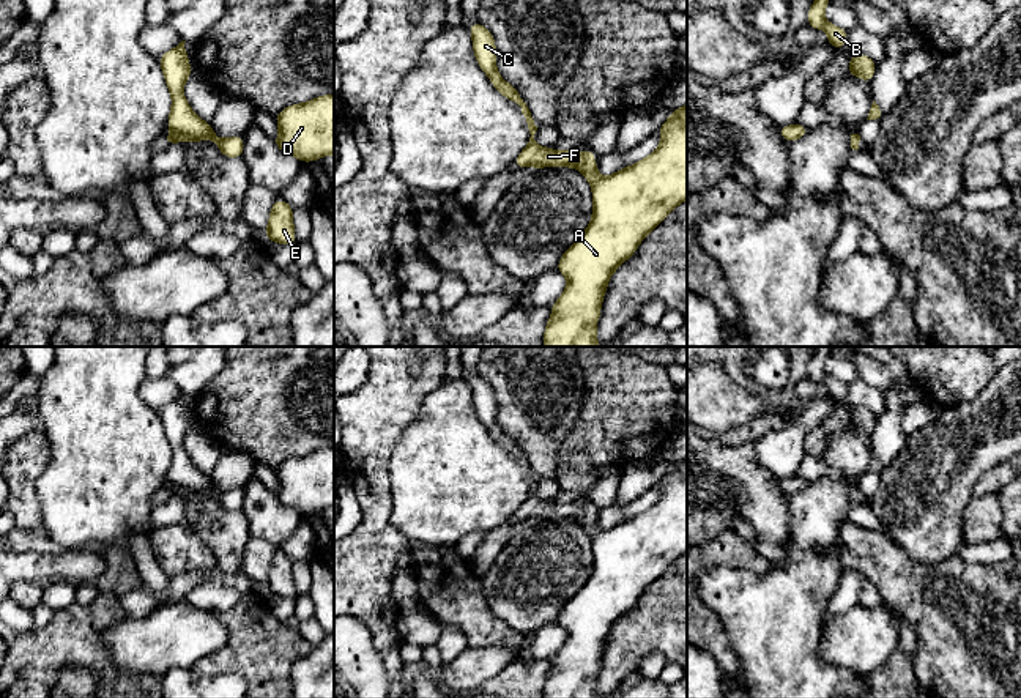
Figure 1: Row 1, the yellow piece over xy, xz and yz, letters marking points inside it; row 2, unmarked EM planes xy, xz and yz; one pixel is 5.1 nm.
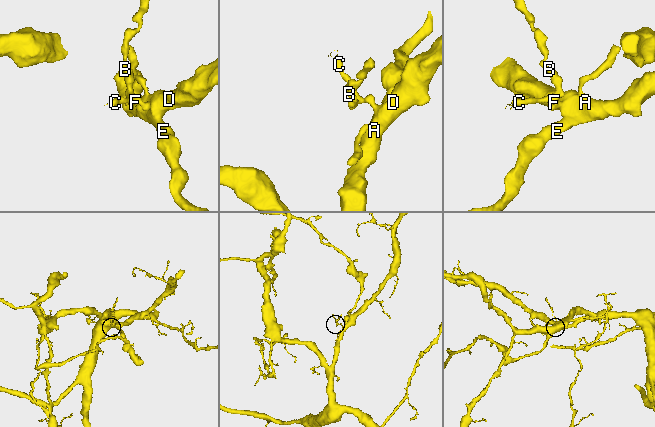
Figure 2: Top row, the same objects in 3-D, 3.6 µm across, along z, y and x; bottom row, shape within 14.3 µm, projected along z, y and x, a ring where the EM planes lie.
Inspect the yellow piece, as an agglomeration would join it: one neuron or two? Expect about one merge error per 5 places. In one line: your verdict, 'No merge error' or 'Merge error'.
No merge error

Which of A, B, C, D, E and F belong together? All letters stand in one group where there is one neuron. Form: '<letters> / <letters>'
A B C D E F

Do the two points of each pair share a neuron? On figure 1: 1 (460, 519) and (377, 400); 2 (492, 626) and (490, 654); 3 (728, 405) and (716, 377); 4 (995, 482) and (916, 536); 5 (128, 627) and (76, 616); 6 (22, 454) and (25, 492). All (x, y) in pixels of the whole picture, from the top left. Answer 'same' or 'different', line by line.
1: different
2: different
3: same
4: different
5: different
6: same

